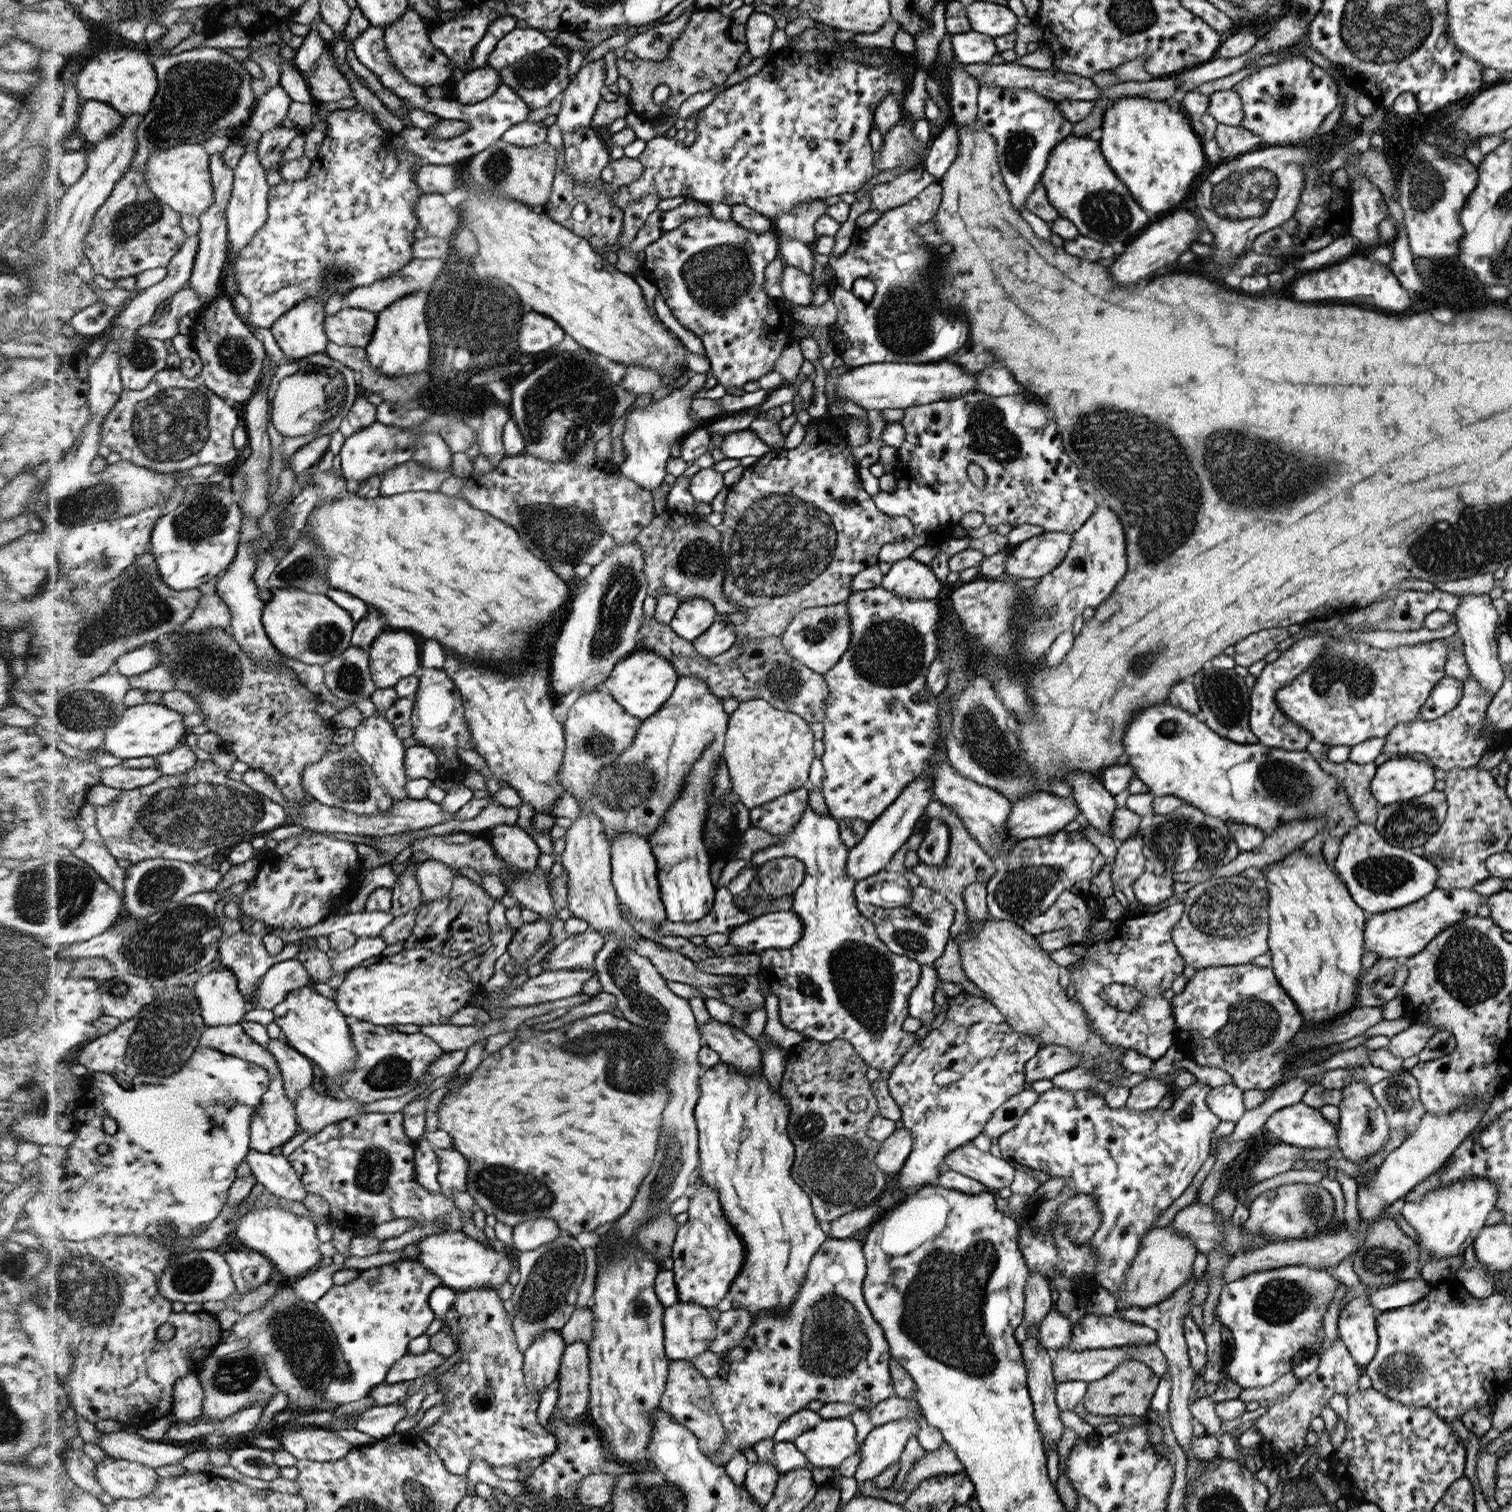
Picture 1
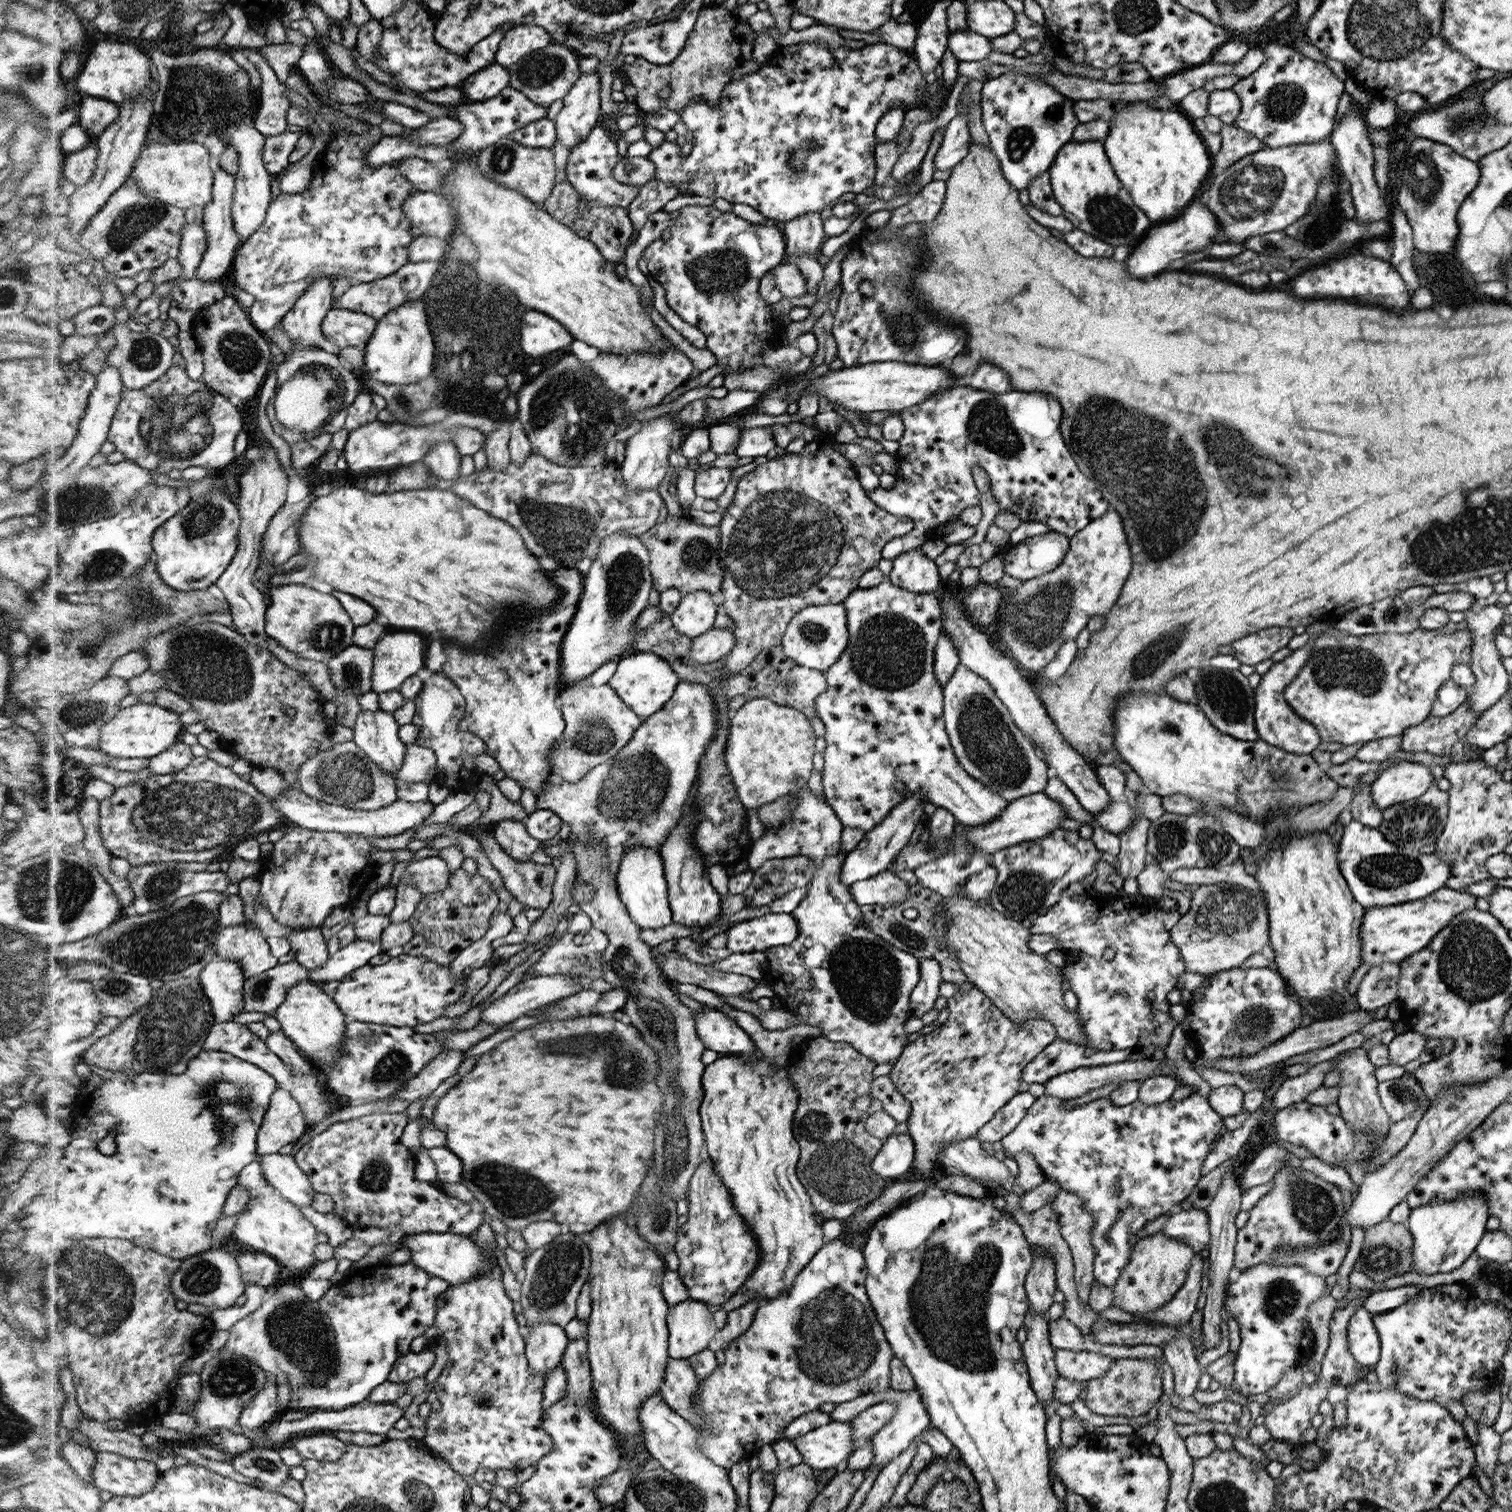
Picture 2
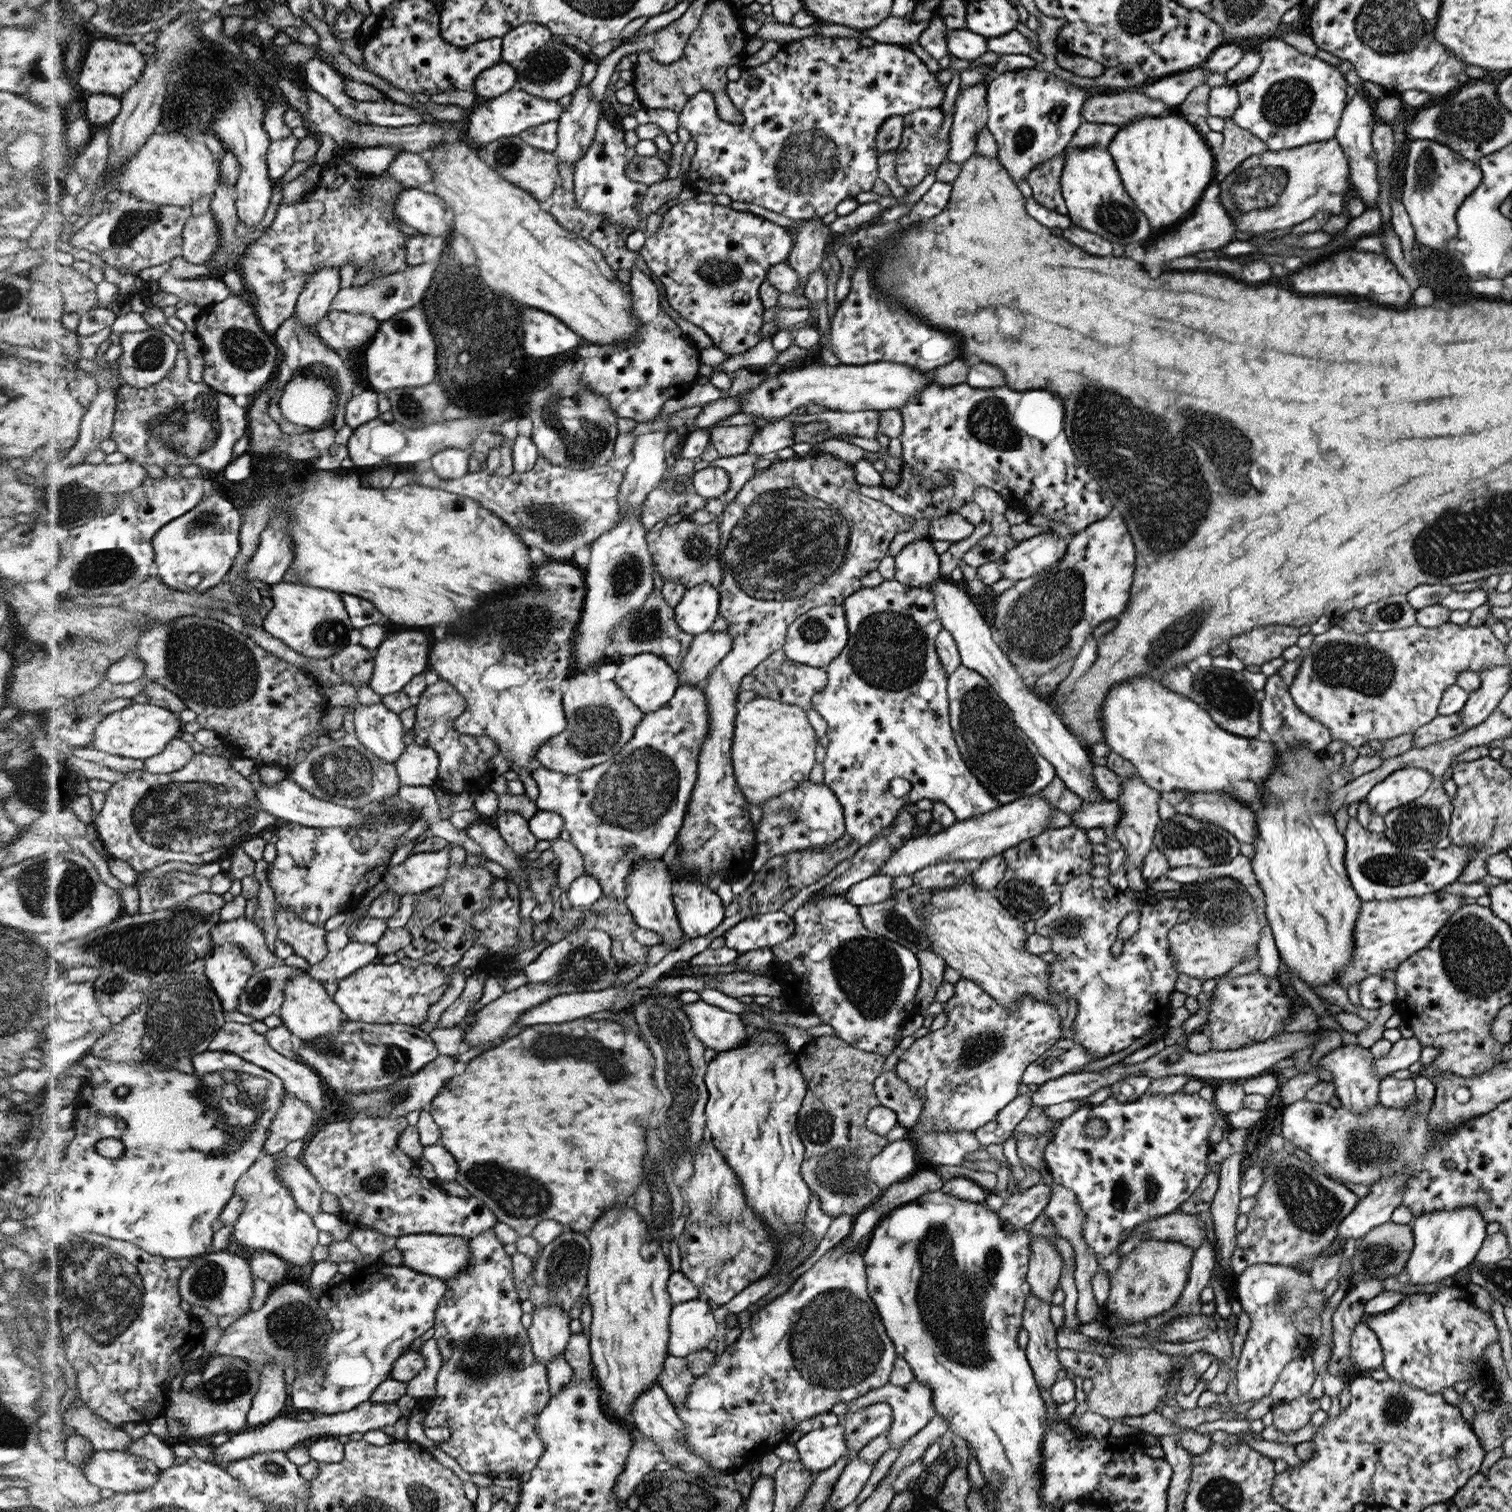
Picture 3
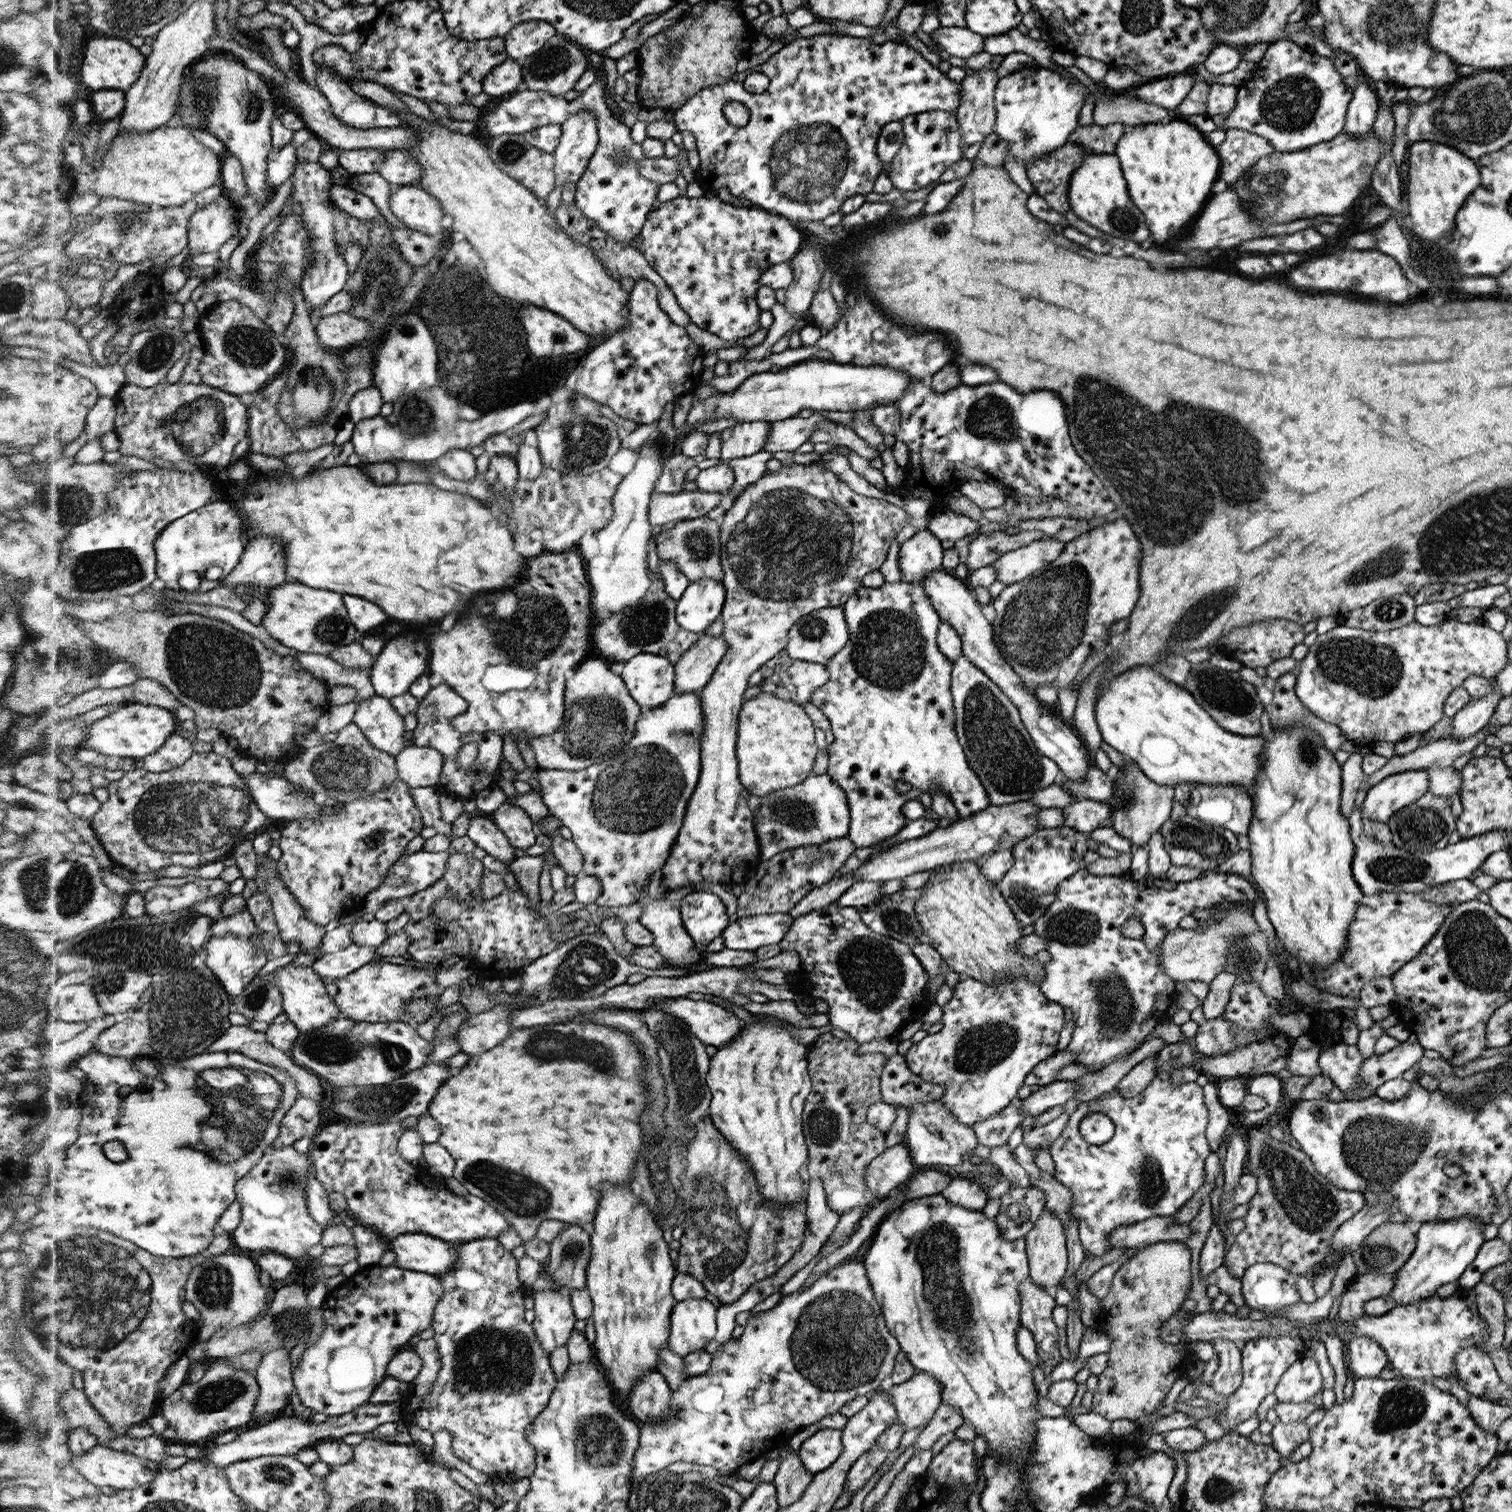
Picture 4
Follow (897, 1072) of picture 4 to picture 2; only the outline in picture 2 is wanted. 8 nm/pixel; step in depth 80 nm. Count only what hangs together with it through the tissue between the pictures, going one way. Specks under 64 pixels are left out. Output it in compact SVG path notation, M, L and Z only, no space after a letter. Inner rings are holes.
M880 1076L871 1084L871 1096L882 1103L886 1111L897 1123L906 1122L910 1116L910 1103L902 1092L895 1089L888 1076Z

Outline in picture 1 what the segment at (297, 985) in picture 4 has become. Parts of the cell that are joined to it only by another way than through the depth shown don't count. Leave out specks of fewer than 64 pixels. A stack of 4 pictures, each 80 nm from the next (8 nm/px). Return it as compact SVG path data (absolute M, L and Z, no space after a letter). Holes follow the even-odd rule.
M311 983L290 993L288 999L274 1010L277 1016L275 1022L282 1028L283 1035L289 1039L291 1045L322 1069L324 1078L332 1090L346 1071L354 1069L359 1052L351 1036L351 1030L346 1026L345 1013L338 1008L334 999L316 994L312 987Z

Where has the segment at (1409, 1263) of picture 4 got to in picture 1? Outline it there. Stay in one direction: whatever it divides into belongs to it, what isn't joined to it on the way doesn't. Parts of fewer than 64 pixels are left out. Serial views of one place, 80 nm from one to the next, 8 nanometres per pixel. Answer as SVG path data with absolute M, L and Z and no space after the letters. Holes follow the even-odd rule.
M1472 1177L1432 1189L1421 1199L1406 1200L1402 1208L1402 1217L1418 1233L1419 1249L1423 1258L1463 1256L1466 1247L1473 1244L1486 1218L1494 1210L1498 1193L1499 1190L1494 1181Z

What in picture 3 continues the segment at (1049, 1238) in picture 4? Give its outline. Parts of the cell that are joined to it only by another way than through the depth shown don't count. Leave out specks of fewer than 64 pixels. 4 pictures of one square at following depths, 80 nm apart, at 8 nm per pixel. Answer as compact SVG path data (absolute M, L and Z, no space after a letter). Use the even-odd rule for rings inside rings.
M1044 1237L1032 1238L1026 1284L1034 1296L1044 1302L1051 1302L1052 1294L1059 1288L1063 1268L1062 1257L1054 1249L1054 1243Z

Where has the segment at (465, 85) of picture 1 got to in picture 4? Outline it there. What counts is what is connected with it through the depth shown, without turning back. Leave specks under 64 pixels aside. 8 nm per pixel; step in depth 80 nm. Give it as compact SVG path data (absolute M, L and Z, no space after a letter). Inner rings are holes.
M506 59L494 68L484 80L484 91L491 97L512 94L522 89L522 67L518 60Z

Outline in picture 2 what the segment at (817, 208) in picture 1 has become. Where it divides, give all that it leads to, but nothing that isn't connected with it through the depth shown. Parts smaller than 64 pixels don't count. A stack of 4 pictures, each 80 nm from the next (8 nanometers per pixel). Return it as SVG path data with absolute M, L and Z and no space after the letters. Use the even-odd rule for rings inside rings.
M807 212L796 219L787 219L780 223L786 235L788 262L795 264L795 260L802 255L814 257L821 255L822 246L827 240L824 234L822 216L819 212Z

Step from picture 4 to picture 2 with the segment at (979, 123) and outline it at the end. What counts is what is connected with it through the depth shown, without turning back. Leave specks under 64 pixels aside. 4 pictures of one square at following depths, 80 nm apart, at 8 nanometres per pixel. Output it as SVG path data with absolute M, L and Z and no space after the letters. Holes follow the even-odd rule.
M959 113L943 129L943 140L934 156L936 171L951 170L967 154L972 142L966 115Z

